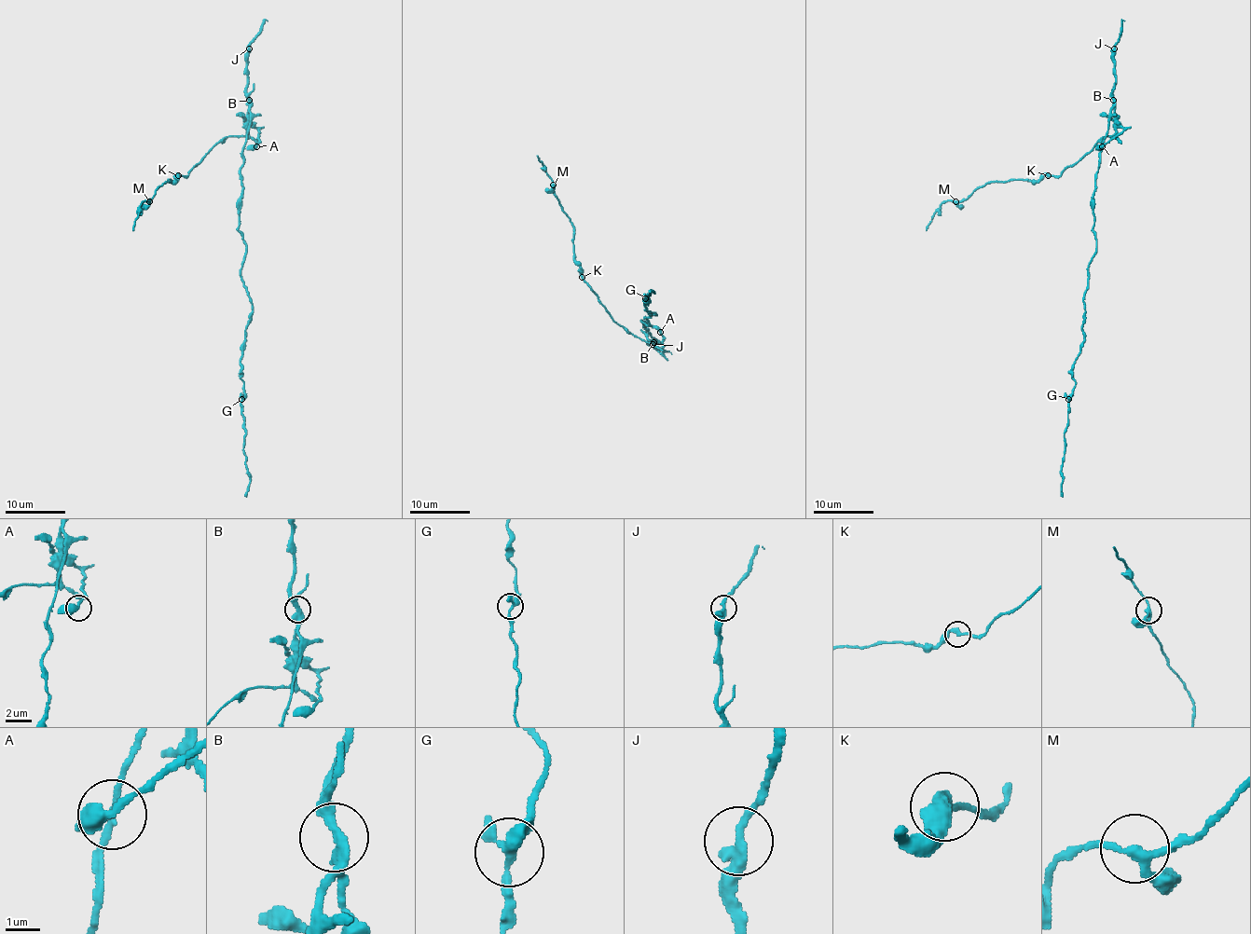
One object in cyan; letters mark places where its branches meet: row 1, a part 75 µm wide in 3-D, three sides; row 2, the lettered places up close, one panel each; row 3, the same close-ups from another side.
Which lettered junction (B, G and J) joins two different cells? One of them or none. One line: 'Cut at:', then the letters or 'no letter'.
Cut at: B

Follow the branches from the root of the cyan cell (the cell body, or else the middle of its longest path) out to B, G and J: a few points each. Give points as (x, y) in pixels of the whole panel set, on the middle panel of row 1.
B: (645, 328), (654, 339), (652, 342)
G: (645, 328), (647, 323), (642, 322), (650, 325), (645, 318), (656, 315), (647, 310), (645, 298)
J: (645, 328), (654, 339), (650, 342), (652, 344)

